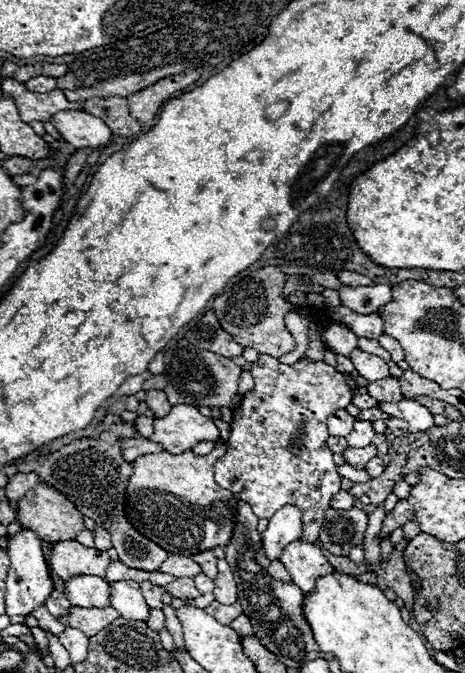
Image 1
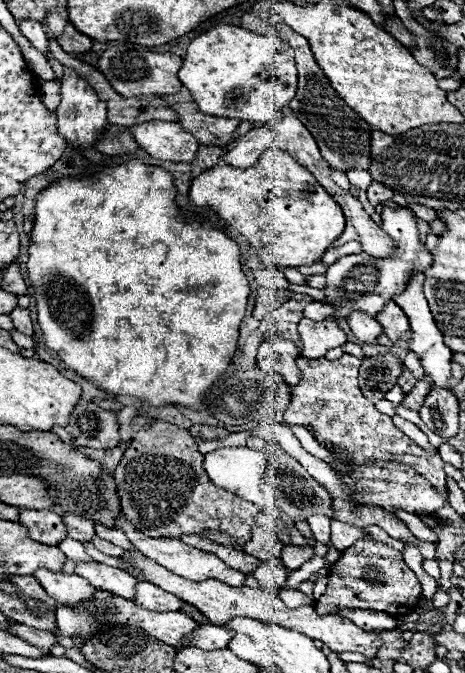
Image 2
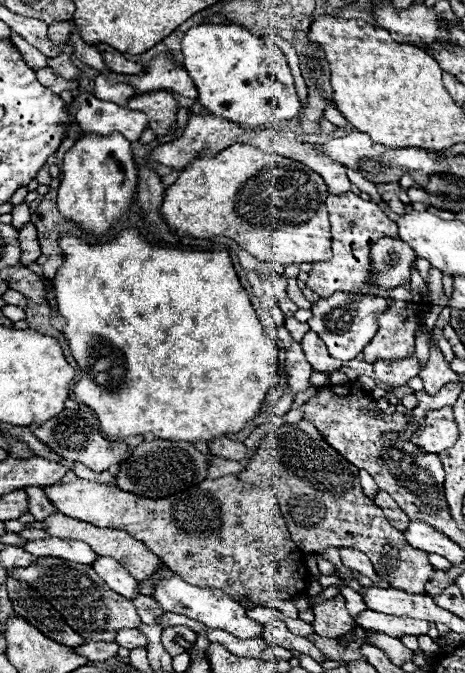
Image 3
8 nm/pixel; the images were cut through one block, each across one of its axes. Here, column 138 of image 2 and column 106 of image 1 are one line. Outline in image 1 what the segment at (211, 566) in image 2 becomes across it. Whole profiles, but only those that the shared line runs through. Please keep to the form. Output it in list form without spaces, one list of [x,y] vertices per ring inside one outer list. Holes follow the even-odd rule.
[[[98,526],[96,532],[94,532],[94,544],[96,544],[96,548],[100,548],[100,550],[112,548],[112,544],[110,544],[110,534],[108,534],[106,530],[102,530],[100,526]]]

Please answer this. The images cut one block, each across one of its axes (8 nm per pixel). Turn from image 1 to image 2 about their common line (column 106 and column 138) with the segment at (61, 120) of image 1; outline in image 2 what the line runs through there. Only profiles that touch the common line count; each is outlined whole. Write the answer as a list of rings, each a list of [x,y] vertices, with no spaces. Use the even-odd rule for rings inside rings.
[[[150,122],[130,128],[138,146],[142,146],[150,156],[158,160],[172,160],[172,162],[194,162],[198,154],[198,140],[186,132],[176,122]]]

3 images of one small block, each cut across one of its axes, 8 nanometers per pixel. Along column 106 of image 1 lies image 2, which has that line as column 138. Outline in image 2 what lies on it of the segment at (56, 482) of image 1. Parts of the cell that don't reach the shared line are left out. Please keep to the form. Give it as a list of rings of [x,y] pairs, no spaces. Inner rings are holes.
[[[152,420],[148,426],[142,426],[114,470],[124,514],[128,522],[150,538],[180,538],[218,530],[232,536],[234,550],[244,552],[244,544],[252,540],[260,510],[256,504],[216,488],[204,472],[202,460],[204,454],[198,452],[188,430],[164,420]]]

